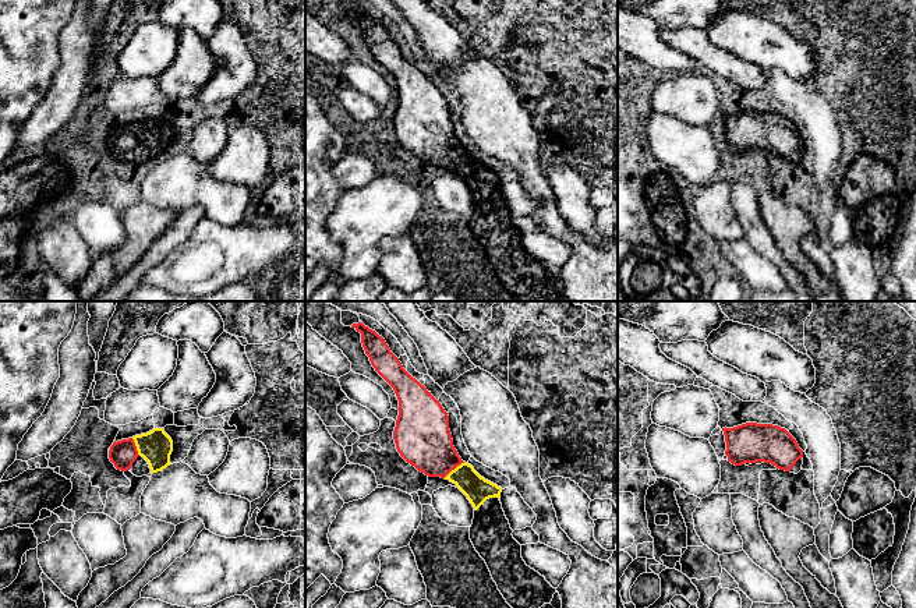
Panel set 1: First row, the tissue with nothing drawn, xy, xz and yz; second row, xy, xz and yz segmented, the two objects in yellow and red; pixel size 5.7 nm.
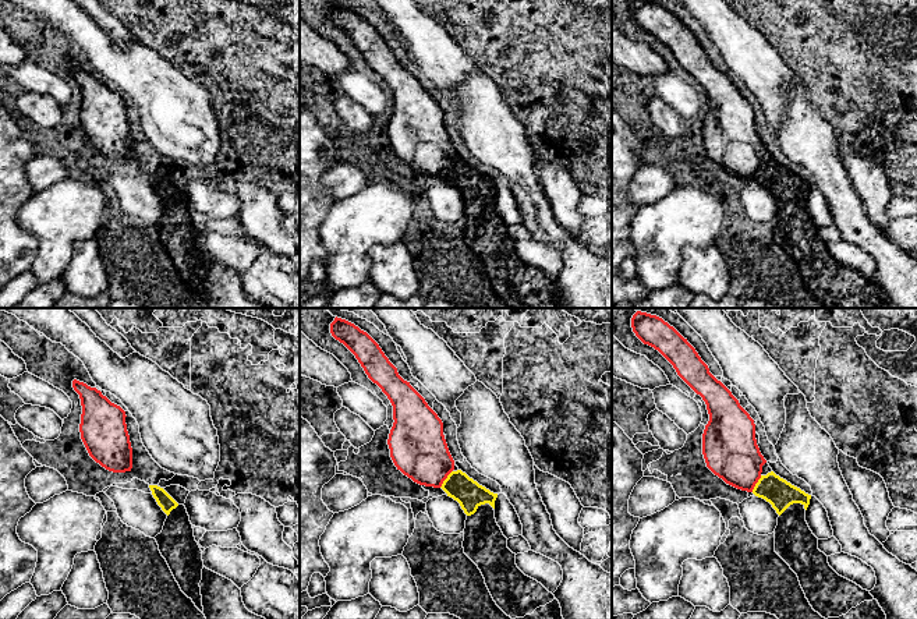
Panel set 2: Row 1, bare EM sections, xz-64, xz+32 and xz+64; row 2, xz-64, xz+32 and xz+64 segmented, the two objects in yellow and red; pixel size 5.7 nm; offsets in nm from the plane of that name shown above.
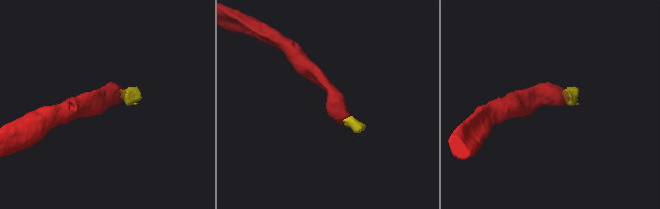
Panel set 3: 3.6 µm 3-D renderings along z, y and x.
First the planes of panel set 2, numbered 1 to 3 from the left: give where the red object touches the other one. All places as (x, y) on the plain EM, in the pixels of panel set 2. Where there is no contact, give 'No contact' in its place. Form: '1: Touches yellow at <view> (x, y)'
1: No contact
2: Touches yellow at xz+32 (446, 166)
3: Touches yellow at xz+64 (756, 172)

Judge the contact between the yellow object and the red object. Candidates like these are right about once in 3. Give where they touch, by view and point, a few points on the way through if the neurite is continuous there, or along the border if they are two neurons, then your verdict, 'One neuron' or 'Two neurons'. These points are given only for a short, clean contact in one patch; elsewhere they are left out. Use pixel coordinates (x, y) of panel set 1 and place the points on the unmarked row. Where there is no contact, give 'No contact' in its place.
Touches yellow at xz (455, 156). Path across: xz (477, 177), (455, 156), (423, 127). One neuron

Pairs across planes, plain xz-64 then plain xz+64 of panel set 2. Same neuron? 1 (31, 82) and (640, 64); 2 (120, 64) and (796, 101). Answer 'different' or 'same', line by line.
1: different
2: same

